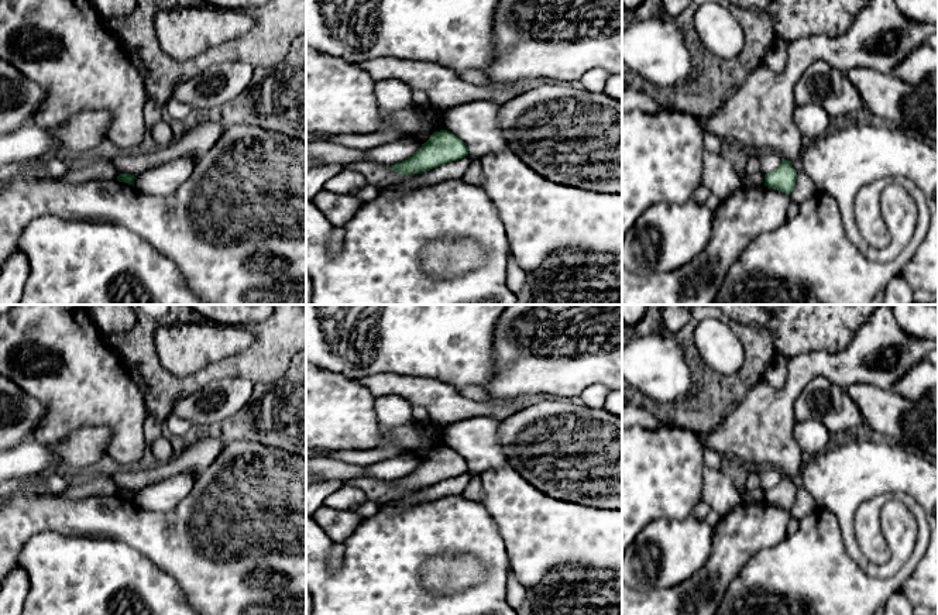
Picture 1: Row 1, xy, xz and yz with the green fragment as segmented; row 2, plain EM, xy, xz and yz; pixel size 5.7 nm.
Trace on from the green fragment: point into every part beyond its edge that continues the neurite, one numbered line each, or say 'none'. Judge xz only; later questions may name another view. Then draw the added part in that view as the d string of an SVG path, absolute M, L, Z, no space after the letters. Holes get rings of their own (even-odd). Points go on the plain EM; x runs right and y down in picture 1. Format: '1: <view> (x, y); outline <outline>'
none

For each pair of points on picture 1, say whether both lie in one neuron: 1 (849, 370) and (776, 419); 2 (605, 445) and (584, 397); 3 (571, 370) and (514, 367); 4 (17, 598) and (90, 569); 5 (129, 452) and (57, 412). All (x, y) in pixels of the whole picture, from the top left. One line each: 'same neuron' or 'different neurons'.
1: same neuron
2: different neurons
3: same neuron
4: different neurons
5: same neuron

